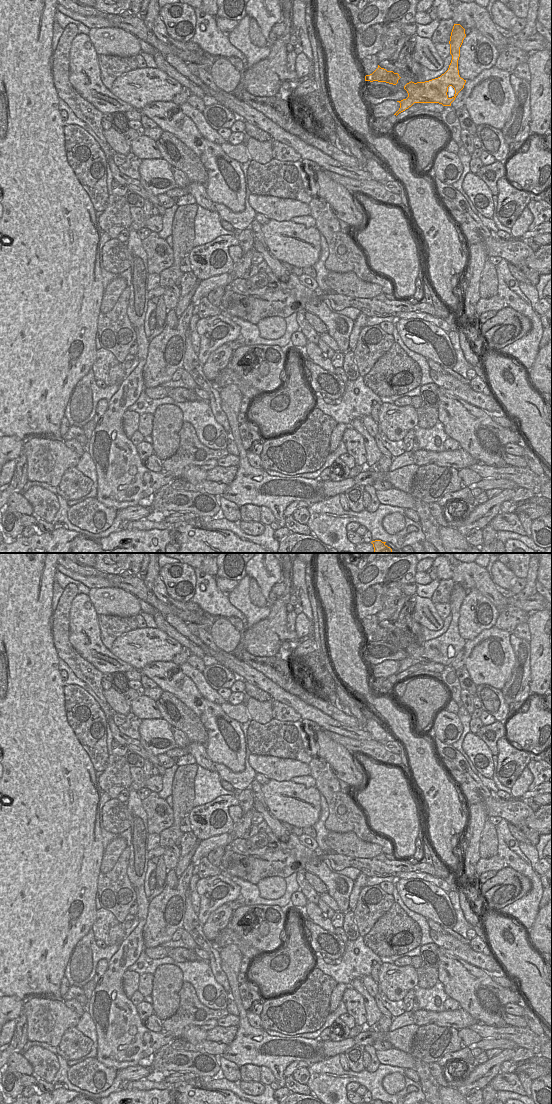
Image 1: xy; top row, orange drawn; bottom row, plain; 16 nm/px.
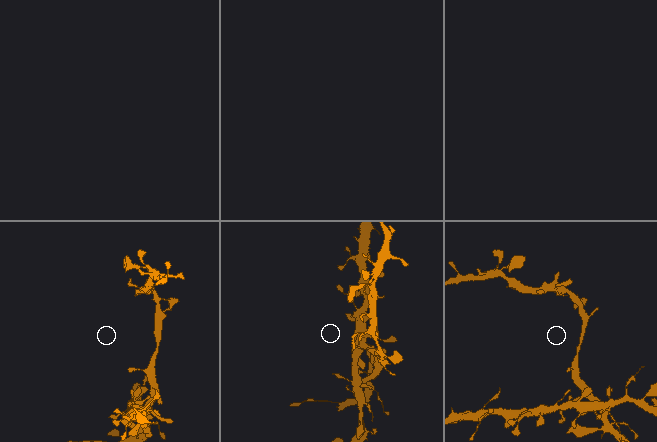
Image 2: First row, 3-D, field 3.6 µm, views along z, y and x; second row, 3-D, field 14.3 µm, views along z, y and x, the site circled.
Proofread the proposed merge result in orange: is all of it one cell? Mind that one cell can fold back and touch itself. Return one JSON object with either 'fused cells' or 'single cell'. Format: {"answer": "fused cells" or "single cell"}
{"answer": "single cell"}

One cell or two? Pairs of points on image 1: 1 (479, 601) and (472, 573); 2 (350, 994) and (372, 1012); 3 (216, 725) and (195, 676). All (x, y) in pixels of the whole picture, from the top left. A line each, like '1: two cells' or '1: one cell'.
1: two cells
2: two cells
3: two cells

